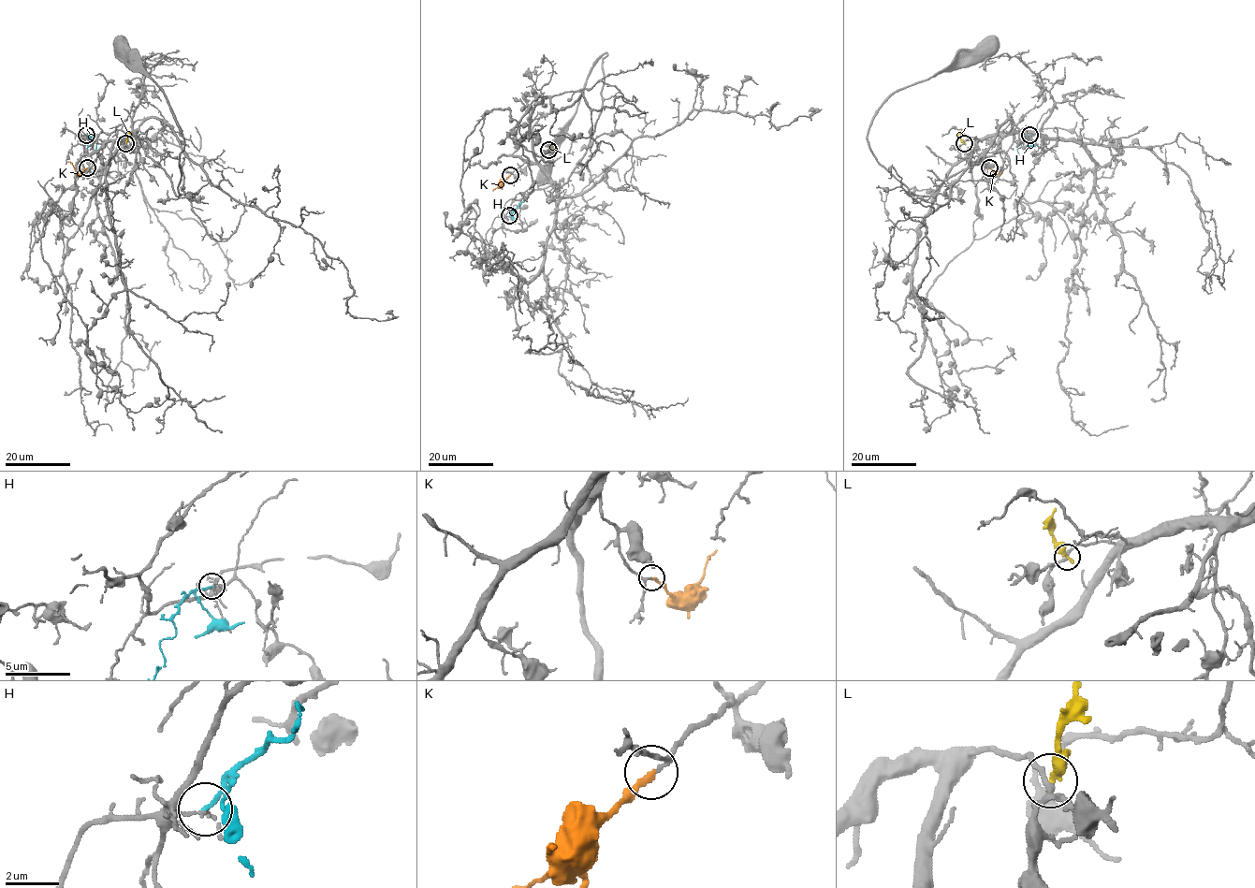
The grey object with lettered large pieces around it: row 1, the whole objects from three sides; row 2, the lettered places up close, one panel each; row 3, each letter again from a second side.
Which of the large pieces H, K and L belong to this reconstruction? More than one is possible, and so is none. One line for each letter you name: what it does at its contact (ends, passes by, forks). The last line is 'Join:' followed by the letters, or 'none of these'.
K: it ends there
Join: K

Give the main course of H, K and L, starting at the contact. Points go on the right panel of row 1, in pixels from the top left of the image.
H: (1030, 135), (1020, 142), (1014, 159)
K: (988, 167), (996, 172), (1005, 161)
L: (964, 143), (961, 131)

